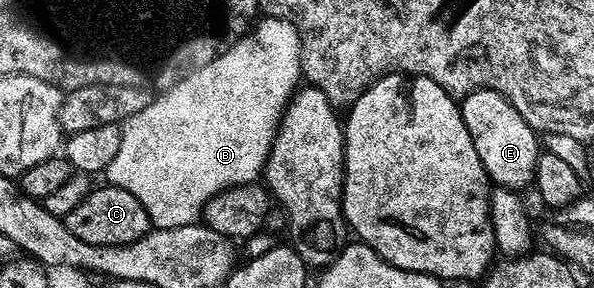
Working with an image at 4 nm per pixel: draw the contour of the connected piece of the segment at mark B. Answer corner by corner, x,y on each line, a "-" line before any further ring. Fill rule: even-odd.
294,24
271,26
271,30
267,28
267,42
259,42
259,48
261,48
259,50
261,56
257,56
257,60
253,60
253,66
249,66
249,68
223,68
223,70
221,68
205,68
205,72
197,72
197,76
193,76
193,80
185,80
185,84
181,84
181,88
177,88
177,92
169,92
169,96
165,96
165,100
161,100
161,104
153,104
153,108
149,108
149,112
139,110
139,114
127,118
121,124
119,151
115,153
115,158
111,161
107,180
110,185
127,190
143,204
143,209
149,215
153,228
174,228
175,226
196,224
202,219
211,198
215,198
228,188
234,188
240,184
252,184
264,173
273,139
277,136
277,127
281,125
281,118
285,114
285,109
288,108
289,101
293,99
302,83
300,80
303,80
301,36

